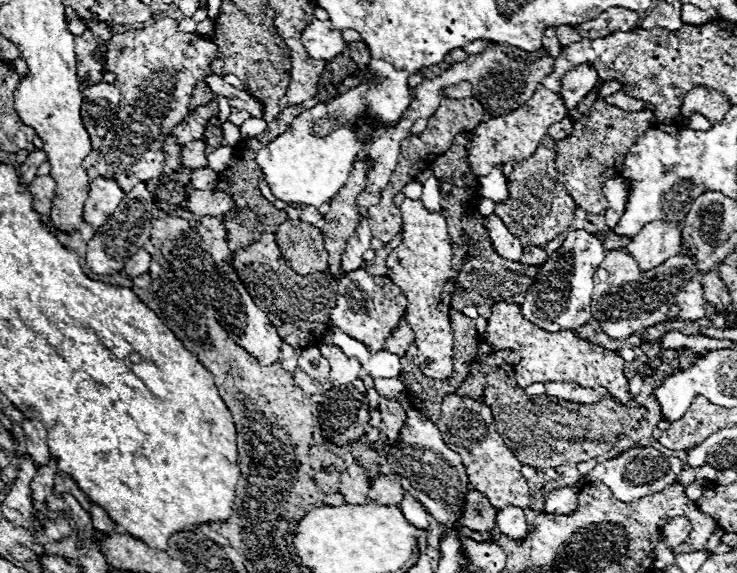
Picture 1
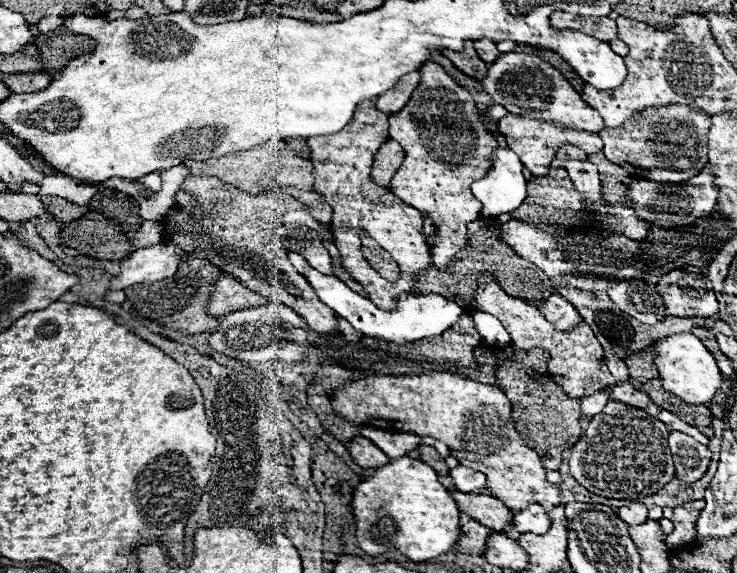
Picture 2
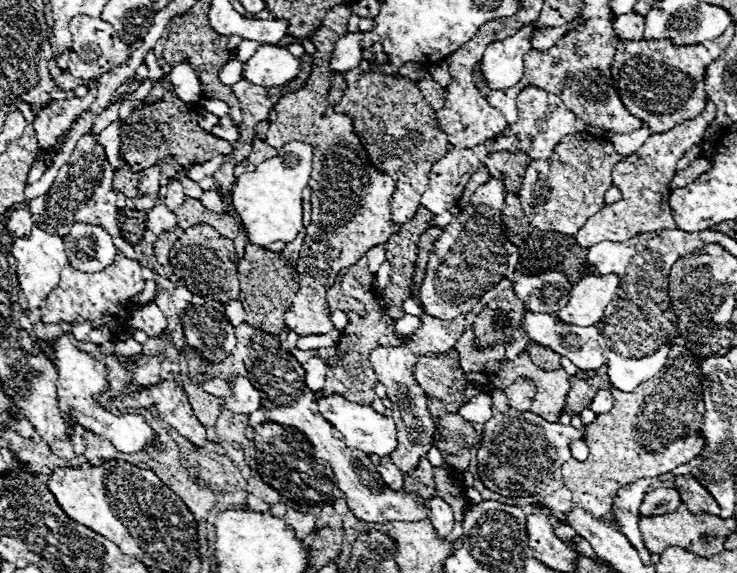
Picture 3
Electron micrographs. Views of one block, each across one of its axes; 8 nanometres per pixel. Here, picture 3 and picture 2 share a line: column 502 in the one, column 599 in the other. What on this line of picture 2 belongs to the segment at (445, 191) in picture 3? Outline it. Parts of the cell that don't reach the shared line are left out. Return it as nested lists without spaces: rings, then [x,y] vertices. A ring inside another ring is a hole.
[[[506,114],[500,122],[498,122],[498,128],[500,132],[504,134],[506,144],[520,156],[522,164],[534,174],[534,176],[546,176],[548,174],[548,168],[550,168],[550,162],[556,154],[556,148],[558,146],[564,146],[564,144],[572,144],[572,146],[578,146],[582,148],[586,154],[596,154],[602,150],[602,138],[598,134],[588,134],[588,132],[576,132],[572,128],[564,128],[564,126],[558,126],[558,124],[548,124],[544,120],[532,120],[532,118],[522,118],[518,114]]]

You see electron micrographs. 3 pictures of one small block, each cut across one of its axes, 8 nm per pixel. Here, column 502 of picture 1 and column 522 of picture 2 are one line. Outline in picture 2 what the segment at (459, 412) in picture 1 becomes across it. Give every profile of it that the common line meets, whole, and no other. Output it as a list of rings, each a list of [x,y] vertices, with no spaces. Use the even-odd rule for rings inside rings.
[[[450,372],[366,376],[334,388],[330,392],[330,406],[340,420],[350,424],[376,426],[394,434],[412,432],[432,436],[448,444],[460,464],[486,474],[486,488],[508,508],[520,510],[528,504],[540,504],[550,510],[560,504],[562,492],[546,480],[546,470],[538,454],[518,436],[512,422],[510,400],[496,386]]]

